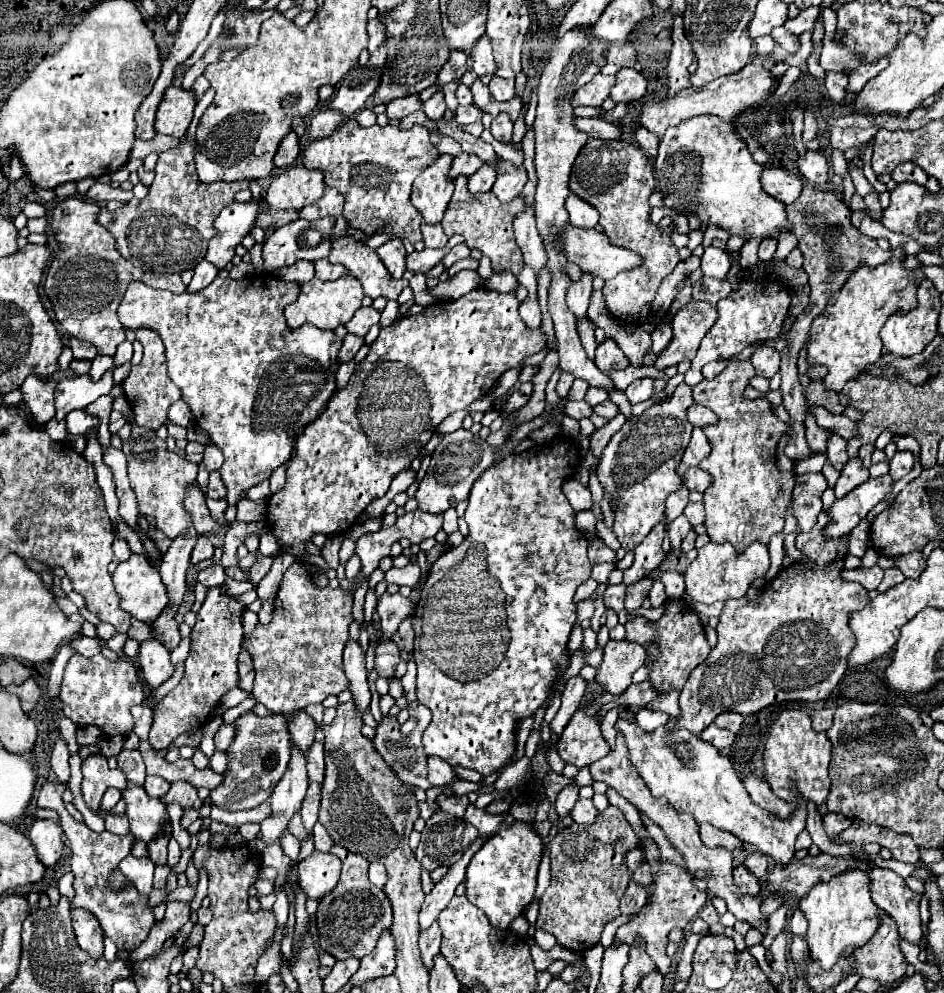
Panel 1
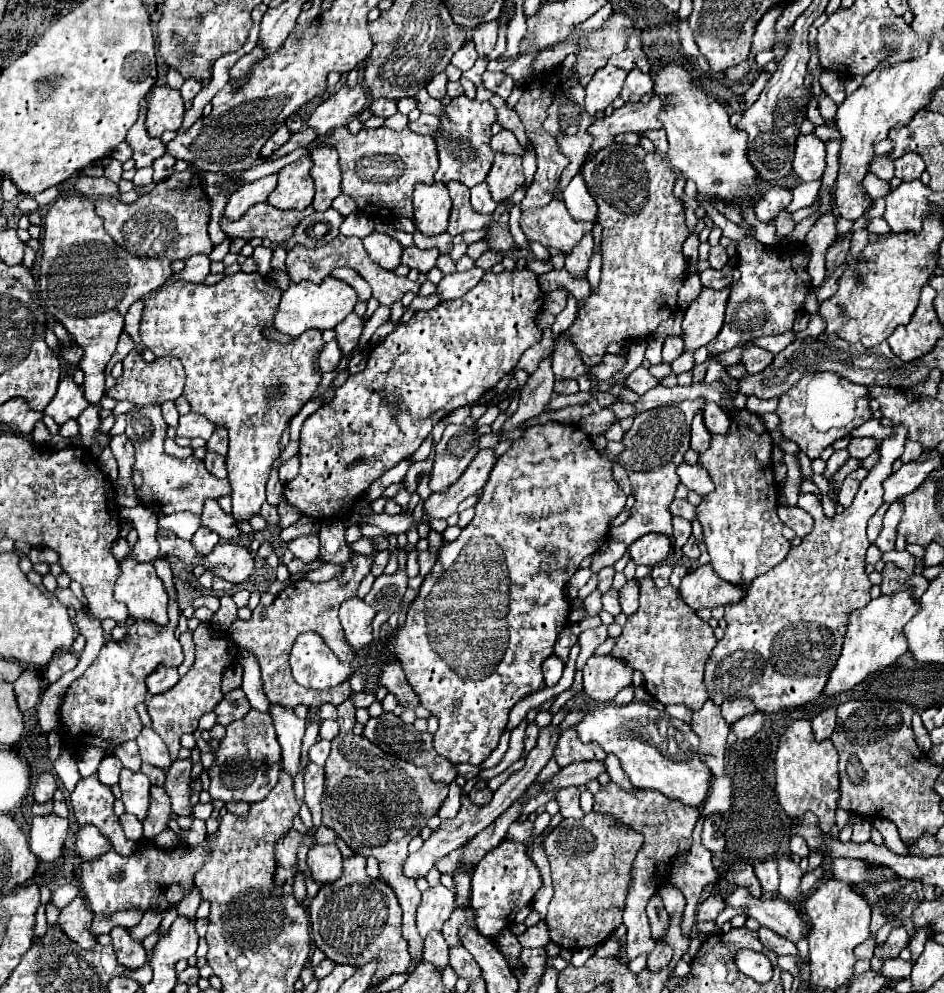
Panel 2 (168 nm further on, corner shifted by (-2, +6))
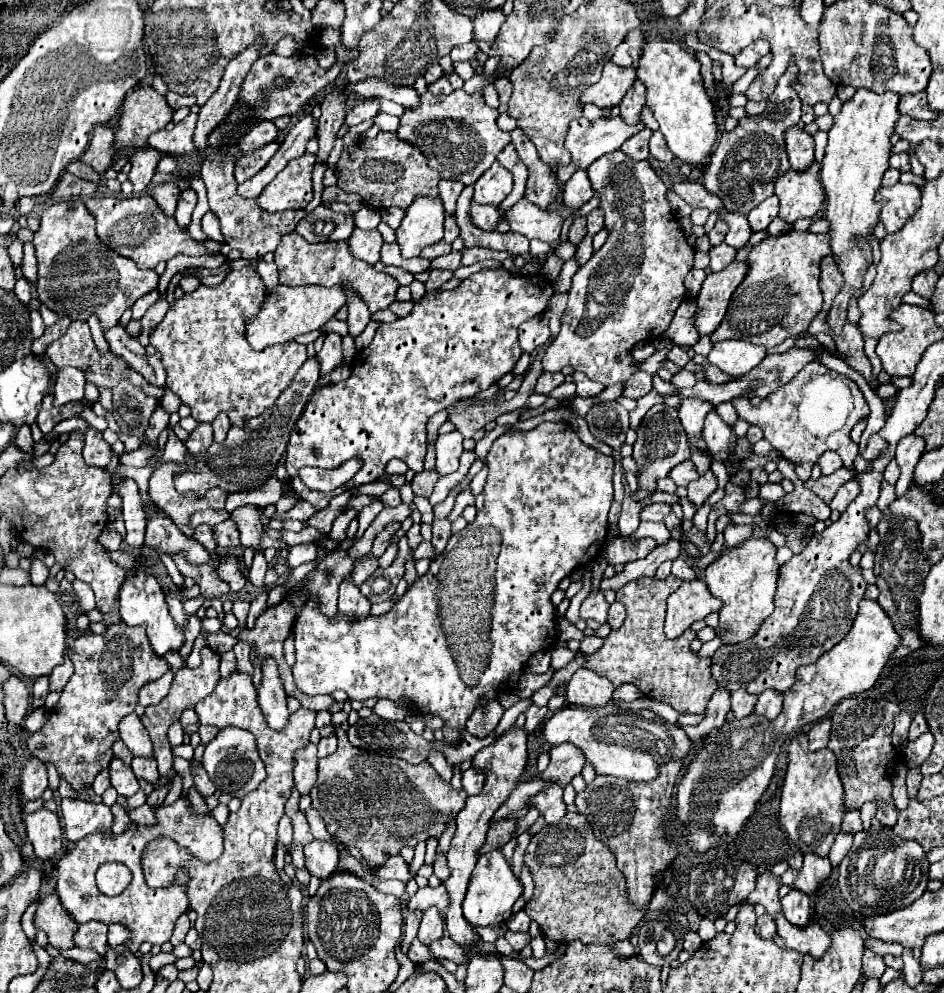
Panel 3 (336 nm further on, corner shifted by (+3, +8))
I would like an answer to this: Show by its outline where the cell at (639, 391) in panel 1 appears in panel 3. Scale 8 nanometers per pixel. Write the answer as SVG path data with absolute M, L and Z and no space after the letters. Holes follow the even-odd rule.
M640 370L640 372L636 372L636 376L630 376L630 380L626 382L624 396L638 400L638 398L646 396L650 390L652 390L652 374Z

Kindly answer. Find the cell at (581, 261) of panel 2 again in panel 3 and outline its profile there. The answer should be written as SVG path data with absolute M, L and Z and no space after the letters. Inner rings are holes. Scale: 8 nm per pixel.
M578 216L574 218L572 226L570 226L570 232L568 232L568 238L574 242L574 244L580 244L580 240L586 236L586 216Z

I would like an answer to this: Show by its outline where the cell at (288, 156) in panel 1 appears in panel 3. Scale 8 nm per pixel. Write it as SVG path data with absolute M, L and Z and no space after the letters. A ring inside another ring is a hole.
M260 122L256 124L254 128L250 128L238 142L238 148L246 154L246 152L252 152L252 150L258 150L262 146L266 146L268 142L272 142L278 134L278 128L274 126L274 122Z

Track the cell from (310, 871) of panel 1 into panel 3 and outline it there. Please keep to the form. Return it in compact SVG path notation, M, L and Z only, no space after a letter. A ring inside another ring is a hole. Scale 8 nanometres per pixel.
M314 840L308 846L304 846L304 854L306 854L306 868L310 870L312 876L324 880L332 876L332 872L336 870L336 864L338 864L336 844Z

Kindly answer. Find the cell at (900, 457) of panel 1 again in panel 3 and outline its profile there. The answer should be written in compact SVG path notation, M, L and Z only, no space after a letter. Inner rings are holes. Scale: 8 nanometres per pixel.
M908 434L898 442L896 456L894 456L894 460L900 466L900 477L895 484L897 497L902 496L910 488L914 468L916 468L922 454L924 454L924 438L920 438L916 434Z

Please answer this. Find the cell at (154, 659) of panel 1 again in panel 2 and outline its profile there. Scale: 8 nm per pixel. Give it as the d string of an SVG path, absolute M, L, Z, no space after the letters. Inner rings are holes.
M159 666L155 668L149 678L147 678L147 690L151 694L161 694L165 690L169 690L171 686L175 686L179 682L179 674L177 668L167 668L167 666Z

